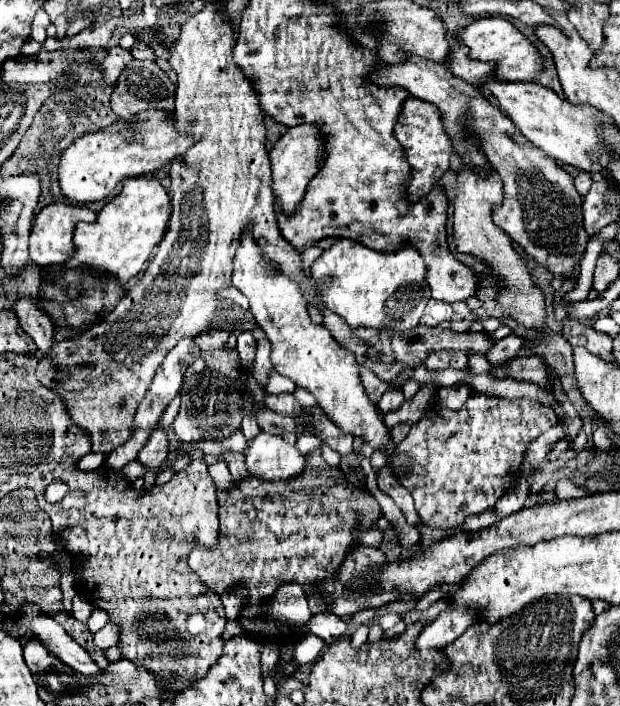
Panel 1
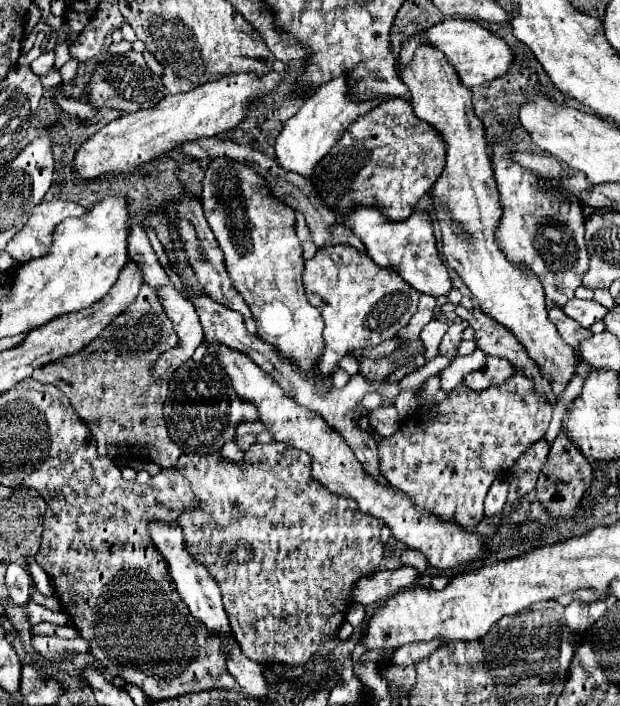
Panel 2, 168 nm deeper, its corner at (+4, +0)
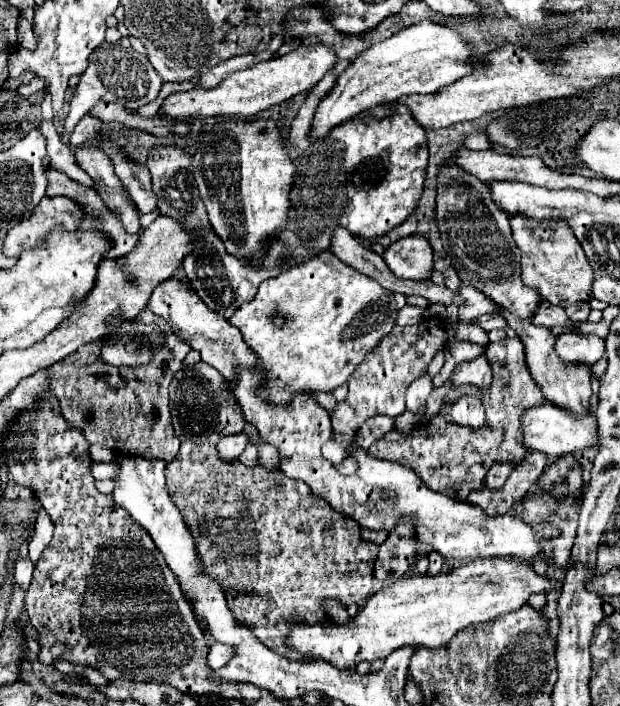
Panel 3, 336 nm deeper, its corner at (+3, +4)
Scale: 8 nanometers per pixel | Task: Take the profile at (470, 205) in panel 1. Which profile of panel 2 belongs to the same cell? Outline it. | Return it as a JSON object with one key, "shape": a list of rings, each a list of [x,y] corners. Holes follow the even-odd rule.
{"shape":[[[420,46],[412,62],[398,70],[400,80],[408,86],[416,116],[428,122],[446,142],[446,166],[434,182],[430,194],[434,200],[436,220],[442,228],[446,264],[458,272],[480,310],[510,330],[524,346],[528,356],[540,368],[540,374],[554,386],[566,386],[576,376],[580,358],[576,350],[564,344],[548,320],[544,290],[532,272],[522,272],[510,264],[496,240],[496,228],[502,216],[498,188],[488,158],[484,126],[474,116],[472,92],[462,86],[458,74],[436,48]]]}

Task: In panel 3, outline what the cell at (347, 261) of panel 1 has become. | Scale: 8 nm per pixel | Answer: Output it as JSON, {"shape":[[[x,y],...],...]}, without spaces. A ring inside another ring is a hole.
{"shape":[[[321,252],[299,266],[279,274],[277,278],[265,280],[255,298],[245,302],[231,318],[231,324],[237,326],[245,342],[261,358],[263,368],[267,370],[267,382],[263,384],[261,398],[279,406],[291,402],[295,392],[333,392],[337,386],[345,384],[351,372],[365,360],[369,352],[393,330],[397,312],[407,304],[407,294],[393,294],[381,288],[369,276],[357,272],[355,268],[343,264],[333,252]],[[271,314],[281,314],[287,318],[283,328],[271,322]]]}

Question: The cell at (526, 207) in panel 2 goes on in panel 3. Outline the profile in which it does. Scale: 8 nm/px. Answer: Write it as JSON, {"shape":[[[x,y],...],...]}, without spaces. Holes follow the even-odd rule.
{"shape":[[[511,216],[511,230],[517,248],[521,250],[521,280],[525,286],[537,288],[543,300],[555,306],[573,306],[589,300],[593,272],[591,264],[569,228],[567,220],[531,220],[529,216]]]}

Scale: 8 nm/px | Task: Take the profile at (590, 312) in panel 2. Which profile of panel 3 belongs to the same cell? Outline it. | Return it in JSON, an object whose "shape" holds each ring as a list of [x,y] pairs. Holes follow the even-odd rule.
{"shape":[[[585,302],[585,304],[579,304],[579,306],[569,306],[569,308],[565,308],[565,312],[571,320],[587,320],[591,306]]]}

